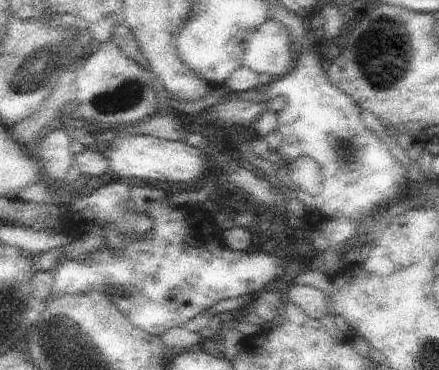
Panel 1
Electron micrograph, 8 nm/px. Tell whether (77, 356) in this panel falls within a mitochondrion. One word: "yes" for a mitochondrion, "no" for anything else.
yes

